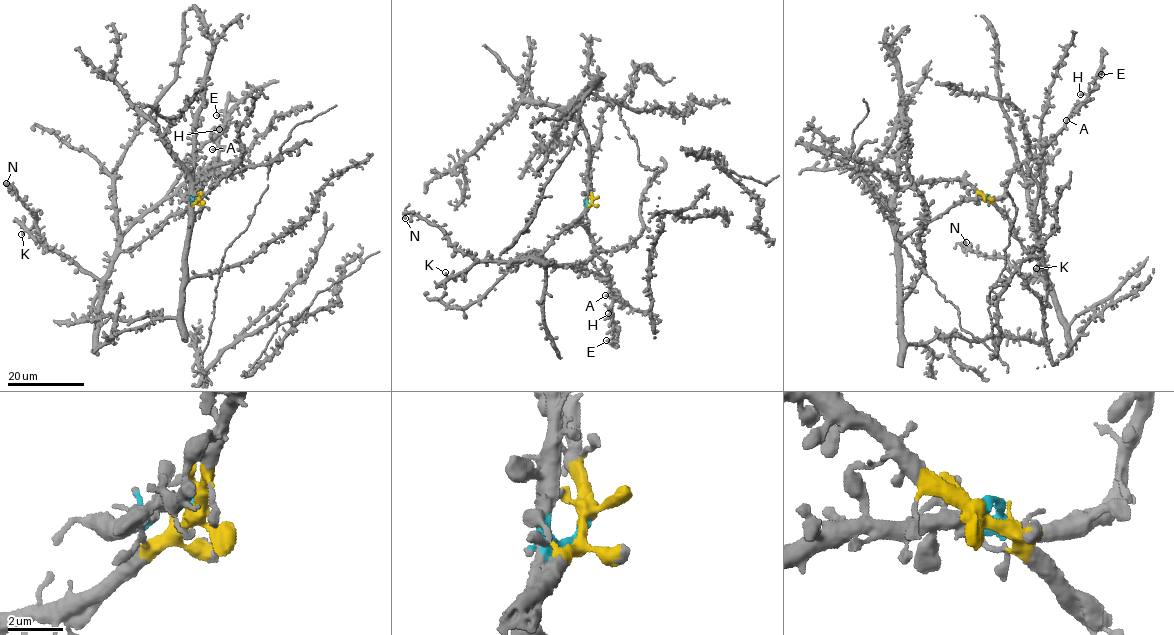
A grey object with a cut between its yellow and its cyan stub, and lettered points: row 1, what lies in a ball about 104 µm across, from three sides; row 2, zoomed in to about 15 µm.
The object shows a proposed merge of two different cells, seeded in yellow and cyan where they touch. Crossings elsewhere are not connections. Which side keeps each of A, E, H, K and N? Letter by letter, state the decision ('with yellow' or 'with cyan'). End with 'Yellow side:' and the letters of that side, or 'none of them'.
A: with cyan
E: with cyan
H: with cyan
K: with yellow
N: with yellow
Yellow side: K, N

